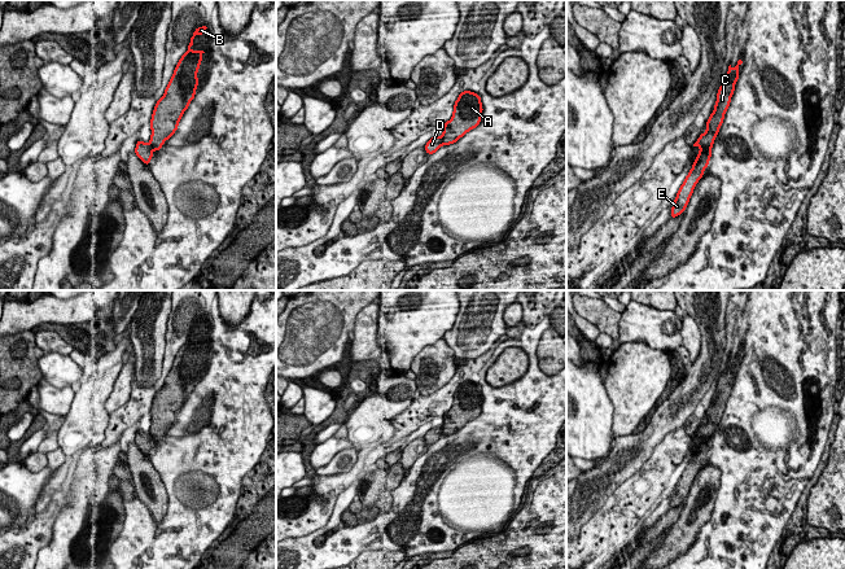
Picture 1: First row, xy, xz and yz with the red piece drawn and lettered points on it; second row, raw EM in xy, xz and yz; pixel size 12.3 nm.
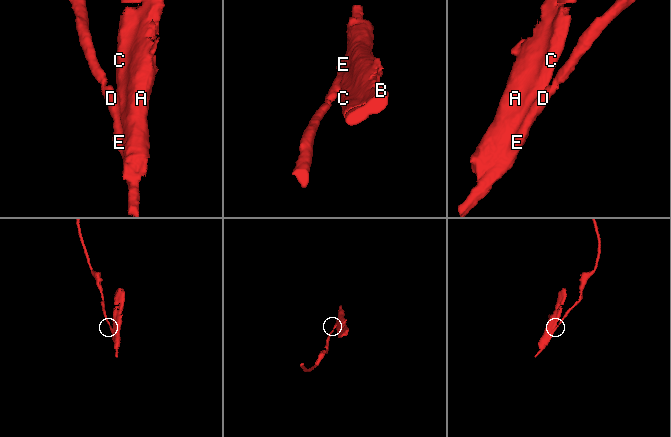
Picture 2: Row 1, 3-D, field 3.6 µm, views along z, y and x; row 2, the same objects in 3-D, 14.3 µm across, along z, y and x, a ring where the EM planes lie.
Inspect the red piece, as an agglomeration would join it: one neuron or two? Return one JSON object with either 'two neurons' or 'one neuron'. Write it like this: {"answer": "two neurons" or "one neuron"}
{"answer": "two neurons"}

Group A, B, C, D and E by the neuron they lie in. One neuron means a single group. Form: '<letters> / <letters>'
A B C / D E

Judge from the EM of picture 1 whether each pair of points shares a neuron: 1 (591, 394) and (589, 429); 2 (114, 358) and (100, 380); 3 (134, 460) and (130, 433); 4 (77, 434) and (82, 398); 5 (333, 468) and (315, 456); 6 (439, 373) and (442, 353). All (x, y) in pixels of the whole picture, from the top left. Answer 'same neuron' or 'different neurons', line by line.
1: same neuron
2: same neuron
3: different neurons
4: same neuron
5: different neurons
6: same neuron

